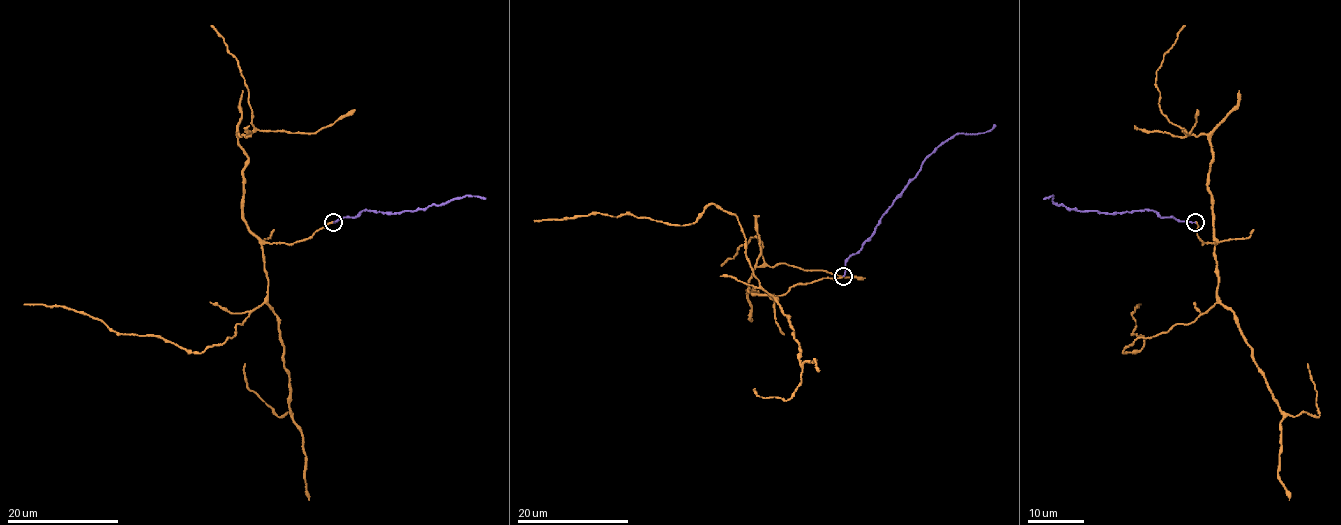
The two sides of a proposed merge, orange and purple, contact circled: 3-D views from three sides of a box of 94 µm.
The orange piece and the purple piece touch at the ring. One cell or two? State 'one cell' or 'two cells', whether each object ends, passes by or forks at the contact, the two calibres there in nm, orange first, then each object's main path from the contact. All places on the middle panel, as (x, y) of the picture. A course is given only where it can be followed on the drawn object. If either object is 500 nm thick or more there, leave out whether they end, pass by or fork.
one cell; orange ends there; purple ends there; 190 nm thick on the orange side, 180 nm on the other; orange runs (843, 277), (793, 285), (773, 298), (751, 270), (738, 218), (715, 204), (685, 225), (596, 213), (533, 220); purple runs (843, 275), (846, 260), (872, 234), (925, 158), (959, 133), (984, 133), (995, 125)

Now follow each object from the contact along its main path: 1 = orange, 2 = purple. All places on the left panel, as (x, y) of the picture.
1: (333, 222), (290, 244), (263, 244), (267, 297), (233, 338), (200, 353), (117, 333), (60, 305), (23, 304)
2: (333, 222), (340, 218), (354, 218), (365, 209), (392, 213), (426, 209), (474, 195), (485, 198)

